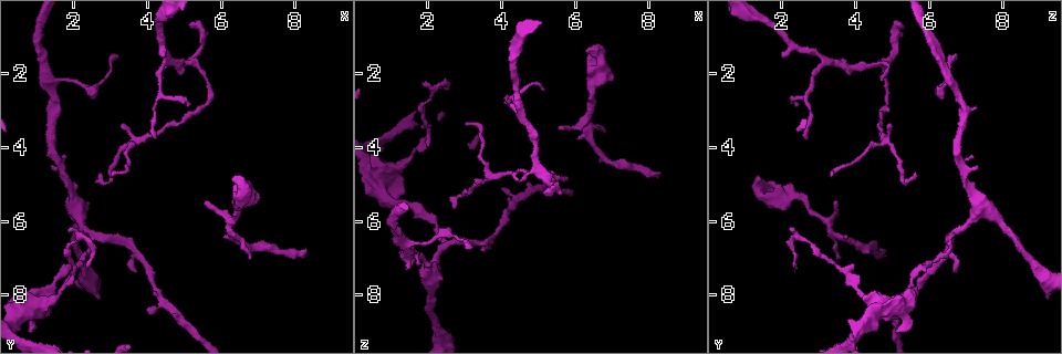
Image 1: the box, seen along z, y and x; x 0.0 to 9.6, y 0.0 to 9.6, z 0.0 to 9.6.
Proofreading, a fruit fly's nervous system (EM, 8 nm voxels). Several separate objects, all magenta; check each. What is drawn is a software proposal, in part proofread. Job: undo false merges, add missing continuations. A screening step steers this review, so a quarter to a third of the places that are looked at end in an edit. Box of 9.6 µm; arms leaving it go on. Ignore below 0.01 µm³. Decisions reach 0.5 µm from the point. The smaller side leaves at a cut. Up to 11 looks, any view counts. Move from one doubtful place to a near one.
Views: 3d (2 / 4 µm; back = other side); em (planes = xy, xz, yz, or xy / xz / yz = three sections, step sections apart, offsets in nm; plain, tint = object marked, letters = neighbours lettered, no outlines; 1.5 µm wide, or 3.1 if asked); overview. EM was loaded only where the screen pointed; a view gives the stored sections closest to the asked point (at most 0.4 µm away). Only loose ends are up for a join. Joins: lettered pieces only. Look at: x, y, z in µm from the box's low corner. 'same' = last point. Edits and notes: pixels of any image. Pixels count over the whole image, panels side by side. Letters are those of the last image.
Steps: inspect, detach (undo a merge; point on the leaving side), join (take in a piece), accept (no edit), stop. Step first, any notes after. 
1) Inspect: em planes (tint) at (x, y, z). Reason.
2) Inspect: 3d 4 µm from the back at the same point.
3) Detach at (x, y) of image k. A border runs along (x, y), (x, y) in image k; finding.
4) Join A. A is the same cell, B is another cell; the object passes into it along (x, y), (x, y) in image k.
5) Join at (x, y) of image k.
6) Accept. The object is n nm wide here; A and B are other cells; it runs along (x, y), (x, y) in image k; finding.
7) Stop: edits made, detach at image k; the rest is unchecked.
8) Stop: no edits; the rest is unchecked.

Inspect: 3d 4 µm at (5.60, 5.55, 3.45). Tapers out.

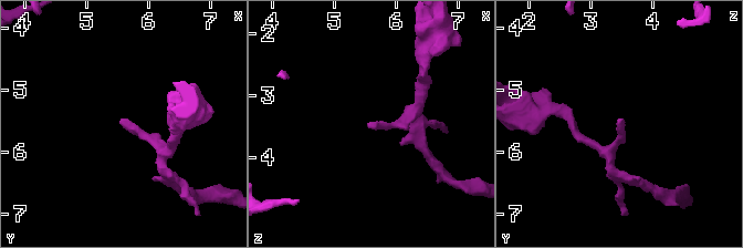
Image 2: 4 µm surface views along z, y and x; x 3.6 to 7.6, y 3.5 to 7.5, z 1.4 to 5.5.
Inspect: em planes (letters) at (5.50, 5.55, 3.45). Shape alone is not enough.

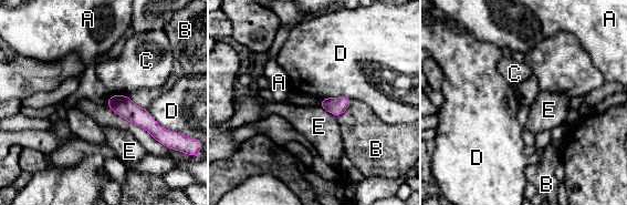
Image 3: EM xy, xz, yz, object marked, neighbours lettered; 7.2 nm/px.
Accept. The object is 130 nm wide here; A, B, C, D and E are other cells; a border runs along (112, 94), (105, 104) in image 3; none of them fits.

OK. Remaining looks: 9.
Inspect: 3d 4 µm at (8.30, 6.75, 4.65). Long arm stops here.

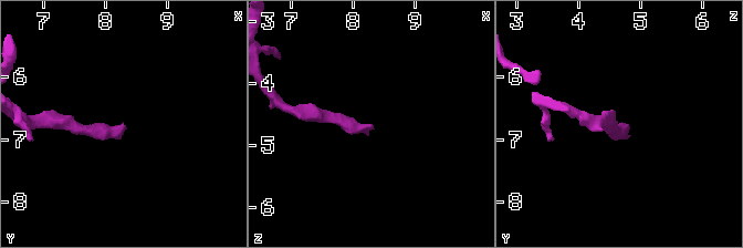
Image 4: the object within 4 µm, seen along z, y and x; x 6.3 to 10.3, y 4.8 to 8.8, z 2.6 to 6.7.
Inspect: em planes (letters) at (8.35, 6.80, 4.70).

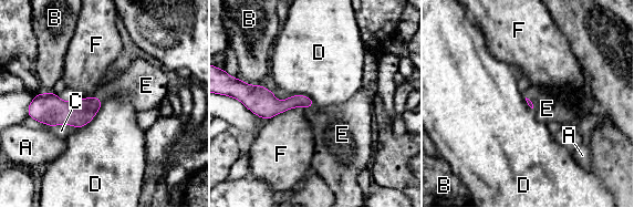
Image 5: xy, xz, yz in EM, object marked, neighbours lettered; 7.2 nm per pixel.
Join at (335, 128) of image 5. The longest contact is with C, 380 nm; E is the same cell, A, B, C, D and F are other cells; the object passes into it along (274, 106), (309, 106), (335, 128) in image 5; it goes on there.

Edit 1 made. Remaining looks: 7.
Inspect: em xz step 4 (letters) at (6.30, 4.85, 1.35). Free end.

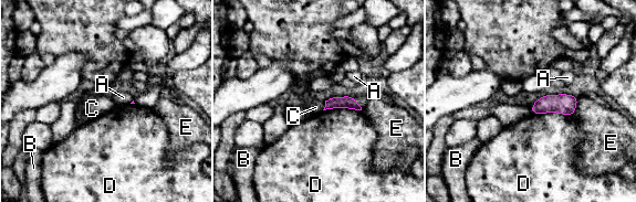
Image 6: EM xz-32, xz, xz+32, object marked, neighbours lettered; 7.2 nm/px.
Inspect: em planes (letters) at the same point. Cut it another way.

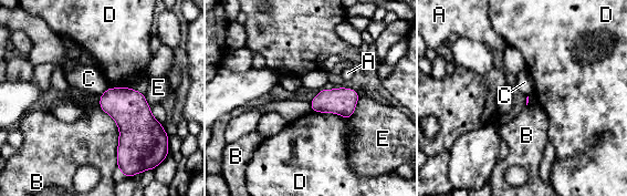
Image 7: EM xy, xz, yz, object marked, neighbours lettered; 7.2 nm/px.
Accept. The longest contact is with B, 480 nm; A, B, C, D and E are other cells; a border runs along (108, 88), (101, 95) in image 7; none of them fits.

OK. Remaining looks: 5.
Inspect: em planes (letters) at (4.05, 8.40, 5.15). Tapers out.

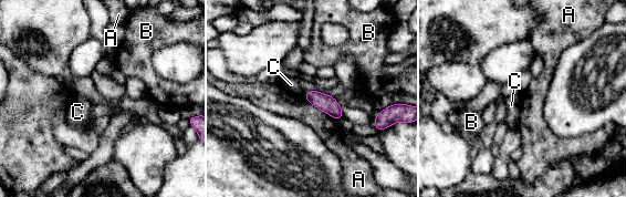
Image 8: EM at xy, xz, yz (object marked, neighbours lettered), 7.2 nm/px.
Accept. The object is 130 nm wide here; A, B and C are other cells; a border runs along (303, 95), (337, 122) in image 8; none of them fits.

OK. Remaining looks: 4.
Stop: edits made, join at image 5; the rest is unchecked.

